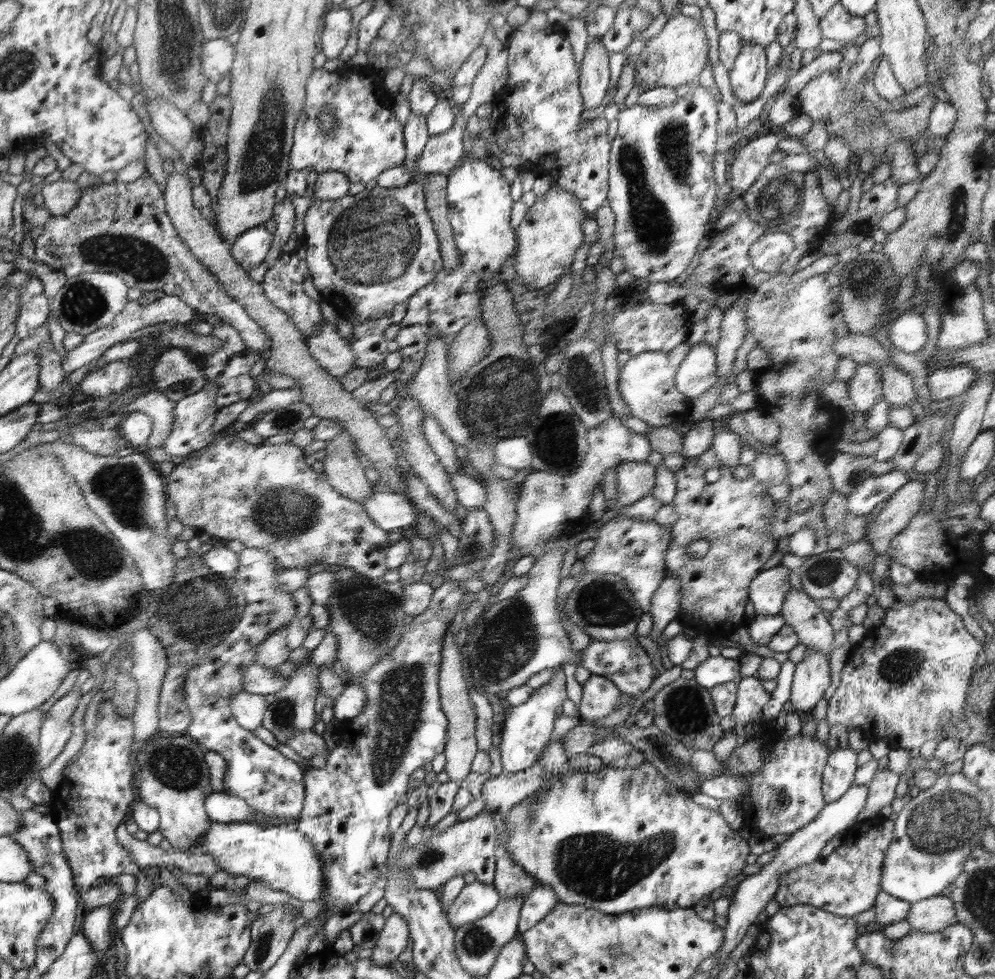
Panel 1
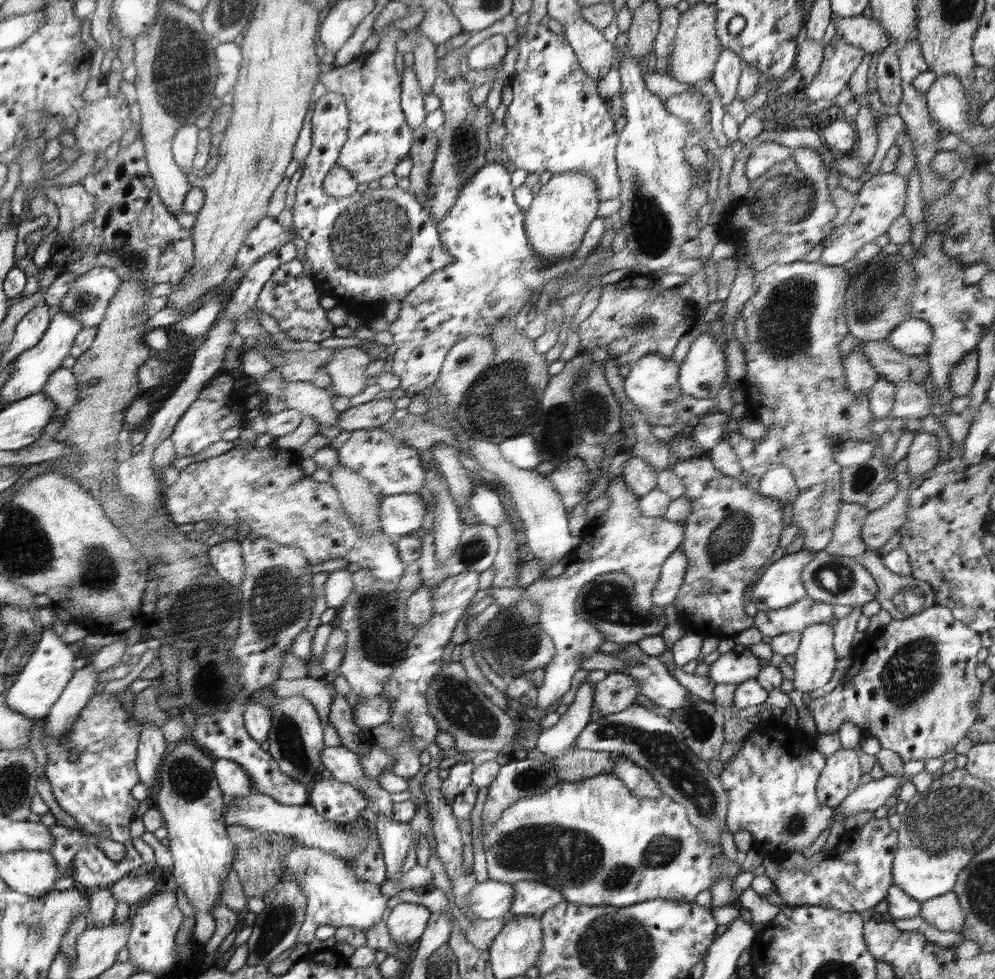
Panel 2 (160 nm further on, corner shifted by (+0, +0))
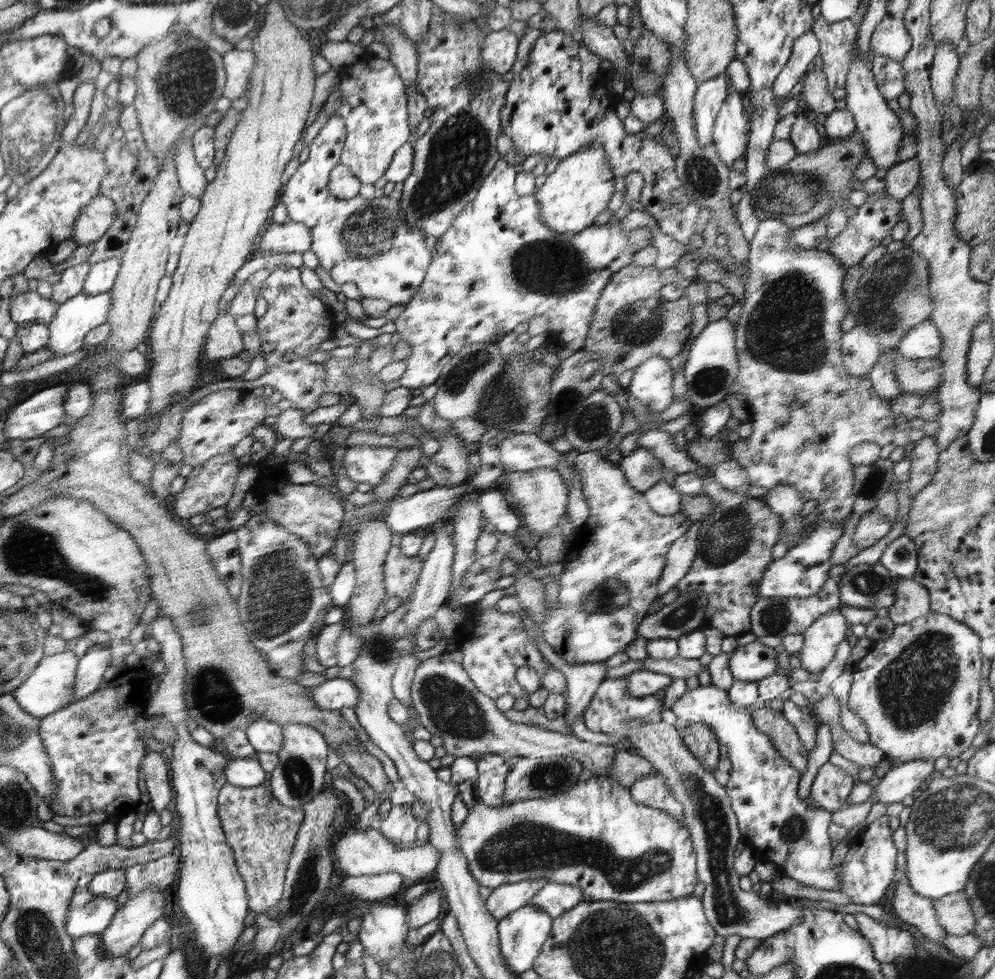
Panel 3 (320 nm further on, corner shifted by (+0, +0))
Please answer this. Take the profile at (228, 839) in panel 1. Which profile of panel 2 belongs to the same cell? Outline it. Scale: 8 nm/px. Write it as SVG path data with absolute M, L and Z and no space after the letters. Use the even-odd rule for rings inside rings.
M295 840L291 851L281 860L283 877L292 875L298 882L301 891L308 897L307 915L304 926L298 934L297 944L310 946L318 927L328 925L338 929L350 926L368 931L389 914L388 900L380 893L380 886L359 879L357 874L347 867L345 861L328 854L319 848L304 846Z

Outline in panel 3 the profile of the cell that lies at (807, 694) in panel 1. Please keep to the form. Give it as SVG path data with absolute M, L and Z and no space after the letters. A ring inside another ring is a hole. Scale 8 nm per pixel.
M840 608L820 616L803 632L804 646L798 655L801 667L810 674L821 673L849 632L850 624Z

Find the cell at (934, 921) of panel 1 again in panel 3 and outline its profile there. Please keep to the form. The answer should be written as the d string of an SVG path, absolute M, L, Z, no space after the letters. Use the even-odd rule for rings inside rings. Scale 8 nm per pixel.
M964 891L933 899L938 922L948 935L964 936L976 929L976 917Z

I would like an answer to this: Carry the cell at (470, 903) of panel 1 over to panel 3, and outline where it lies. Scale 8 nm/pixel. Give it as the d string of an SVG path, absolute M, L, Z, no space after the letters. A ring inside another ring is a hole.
M546 879L523 880L494 888L486 901L488 912L498 921L511 912L530 904L532 897L546 886Z

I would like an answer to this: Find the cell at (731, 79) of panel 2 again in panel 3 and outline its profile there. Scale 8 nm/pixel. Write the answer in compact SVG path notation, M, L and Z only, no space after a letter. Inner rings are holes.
M724 74L729 82L729 93L716 118L712 138L719 157L731 167L734 160L745 156L749 126L744 116L744 94L736 90L728 75Z

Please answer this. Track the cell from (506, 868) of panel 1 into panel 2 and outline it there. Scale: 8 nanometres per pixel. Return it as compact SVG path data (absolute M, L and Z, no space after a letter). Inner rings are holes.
M522 880L513 882L514 896L509 916L541 916L553 906L565 901L565 896L541 882Z

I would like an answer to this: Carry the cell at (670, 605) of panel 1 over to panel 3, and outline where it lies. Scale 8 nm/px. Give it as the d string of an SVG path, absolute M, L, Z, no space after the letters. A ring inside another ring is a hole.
M694 521L690 530L680 539L676 539L666 553L666 566L658 582L658 594L661 597L670 589L676 588L678 582L690 570L698 550L698 533L700 523Z

